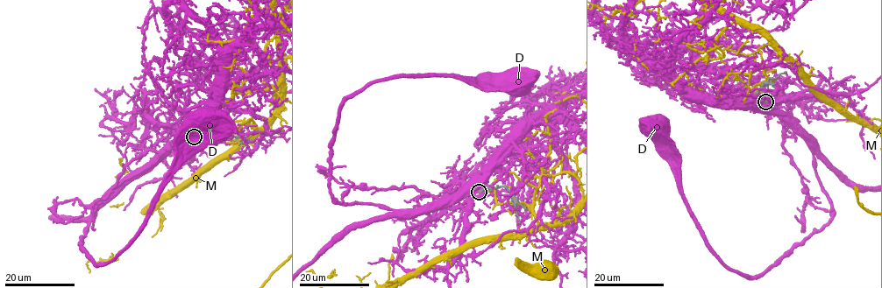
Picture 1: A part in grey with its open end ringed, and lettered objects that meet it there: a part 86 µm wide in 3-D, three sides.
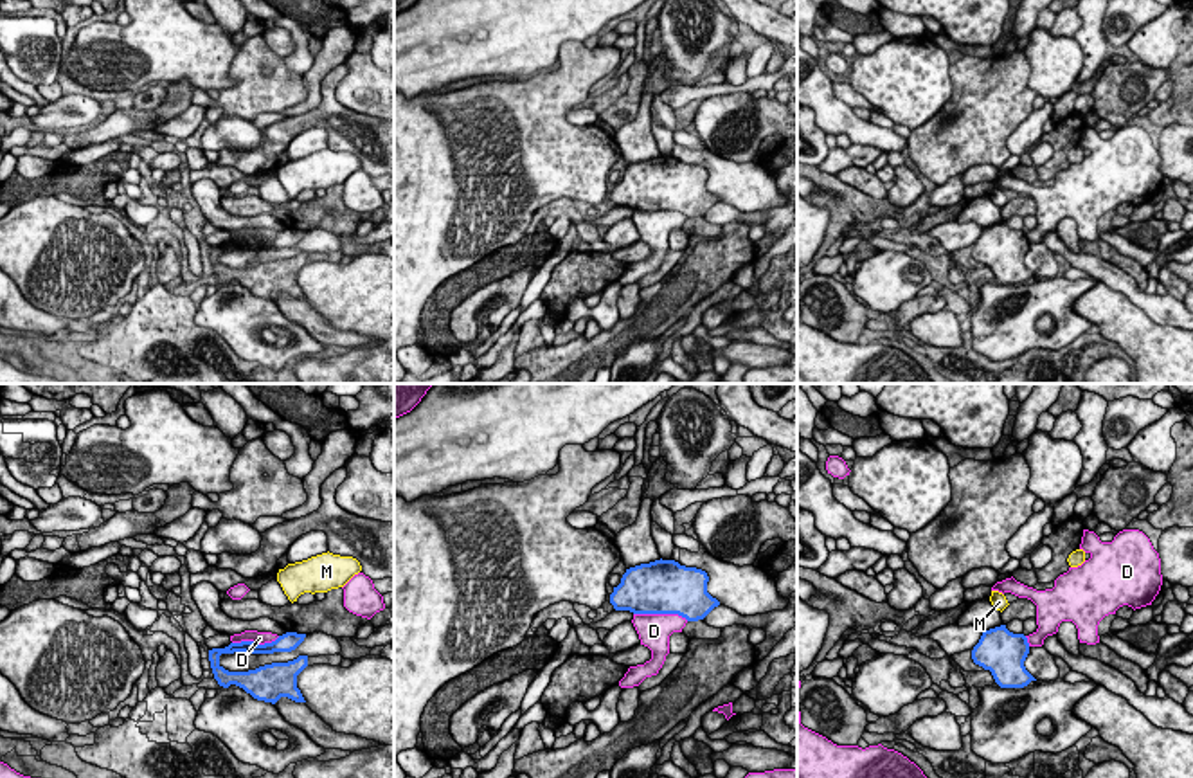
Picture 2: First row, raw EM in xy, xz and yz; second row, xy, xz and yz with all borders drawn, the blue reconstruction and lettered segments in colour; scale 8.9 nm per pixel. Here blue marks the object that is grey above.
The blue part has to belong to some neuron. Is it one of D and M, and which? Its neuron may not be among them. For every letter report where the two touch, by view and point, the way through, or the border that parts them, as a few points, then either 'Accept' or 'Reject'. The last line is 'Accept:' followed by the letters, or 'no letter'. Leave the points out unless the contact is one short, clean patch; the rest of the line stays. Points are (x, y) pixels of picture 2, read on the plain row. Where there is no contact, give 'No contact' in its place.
D: Touches blue at xz (661, 209). Reject
M: No contact. Reject
Accept: no letter

